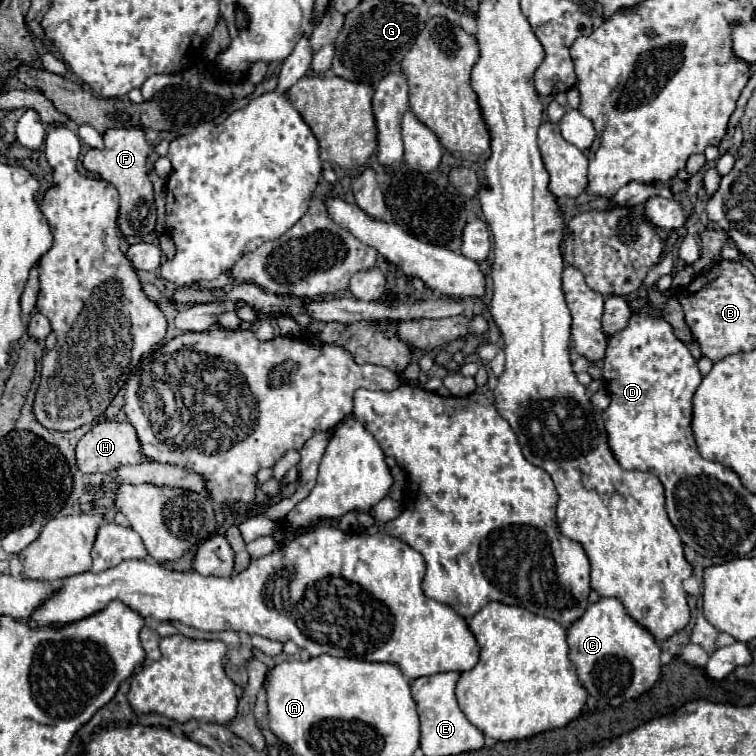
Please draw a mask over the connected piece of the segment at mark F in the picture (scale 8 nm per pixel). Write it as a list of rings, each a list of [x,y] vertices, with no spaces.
[[[113,128],[103,134],[105,148],[89,150],[83,158],[83,166],[91,176],[99,176],[113,184],[119,192],[119,232],[123,236],[147,236],[155,230],[155,204],[153,186],[147,176],[147,156],[151,146],[145,142],[141,128]]]

